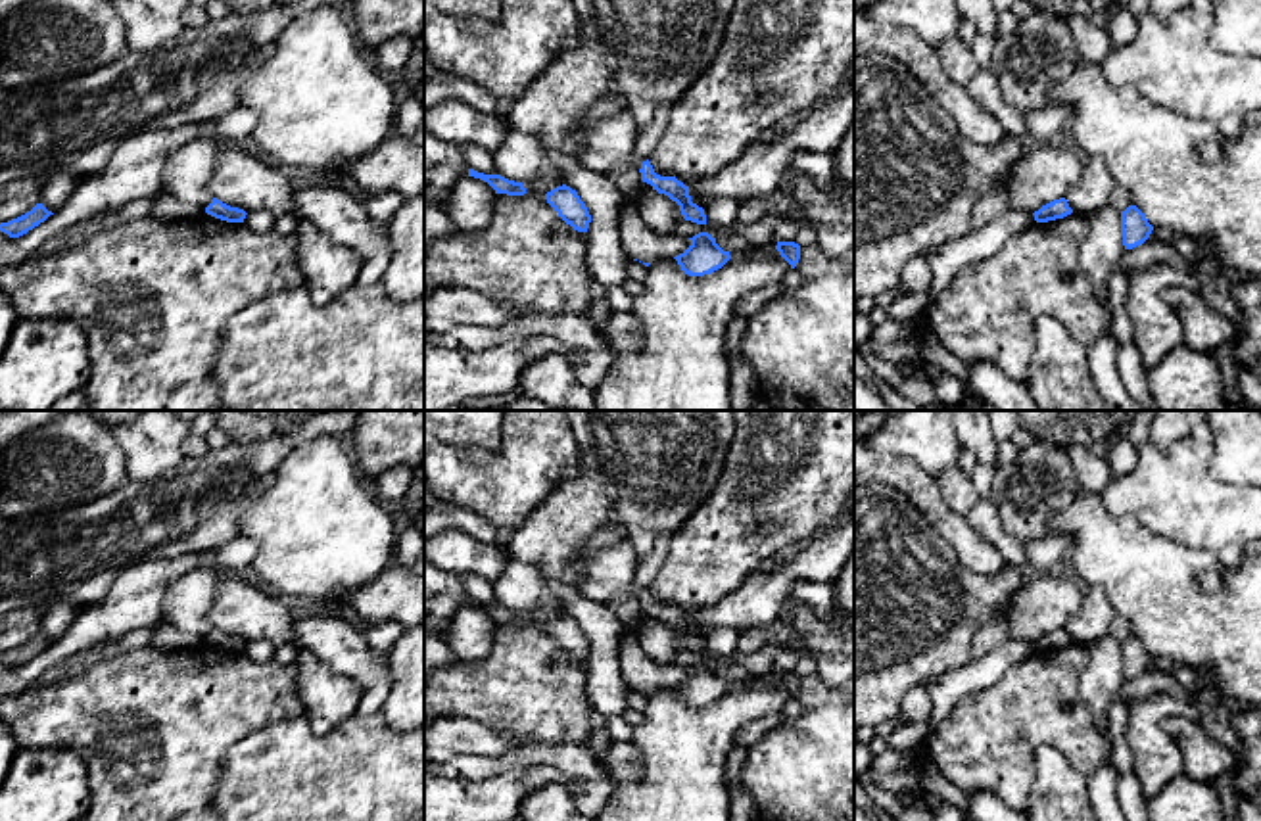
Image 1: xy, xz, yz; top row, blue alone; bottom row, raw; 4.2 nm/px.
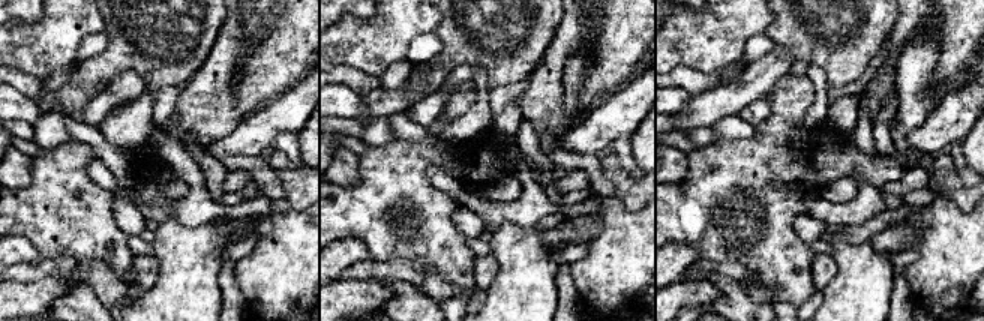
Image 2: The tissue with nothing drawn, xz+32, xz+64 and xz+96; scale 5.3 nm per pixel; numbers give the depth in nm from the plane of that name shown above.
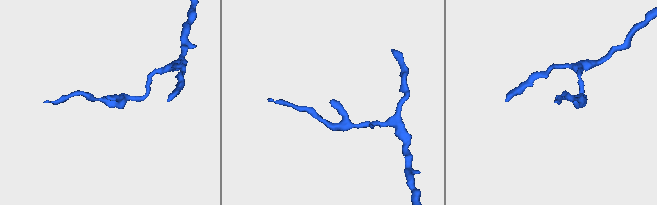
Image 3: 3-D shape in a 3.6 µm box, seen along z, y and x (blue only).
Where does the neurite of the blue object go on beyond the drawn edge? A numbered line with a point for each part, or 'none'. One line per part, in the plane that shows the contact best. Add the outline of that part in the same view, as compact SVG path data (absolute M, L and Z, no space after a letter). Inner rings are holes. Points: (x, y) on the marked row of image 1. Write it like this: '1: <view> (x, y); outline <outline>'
none

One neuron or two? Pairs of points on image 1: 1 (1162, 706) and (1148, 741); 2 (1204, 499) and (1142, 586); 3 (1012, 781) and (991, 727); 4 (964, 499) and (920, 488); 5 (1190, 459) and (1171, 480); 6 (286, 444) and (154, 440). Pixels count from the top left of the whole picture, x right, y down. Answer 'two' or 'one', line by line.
1: one
2: two
3: one
4: two
5: one
6: two

